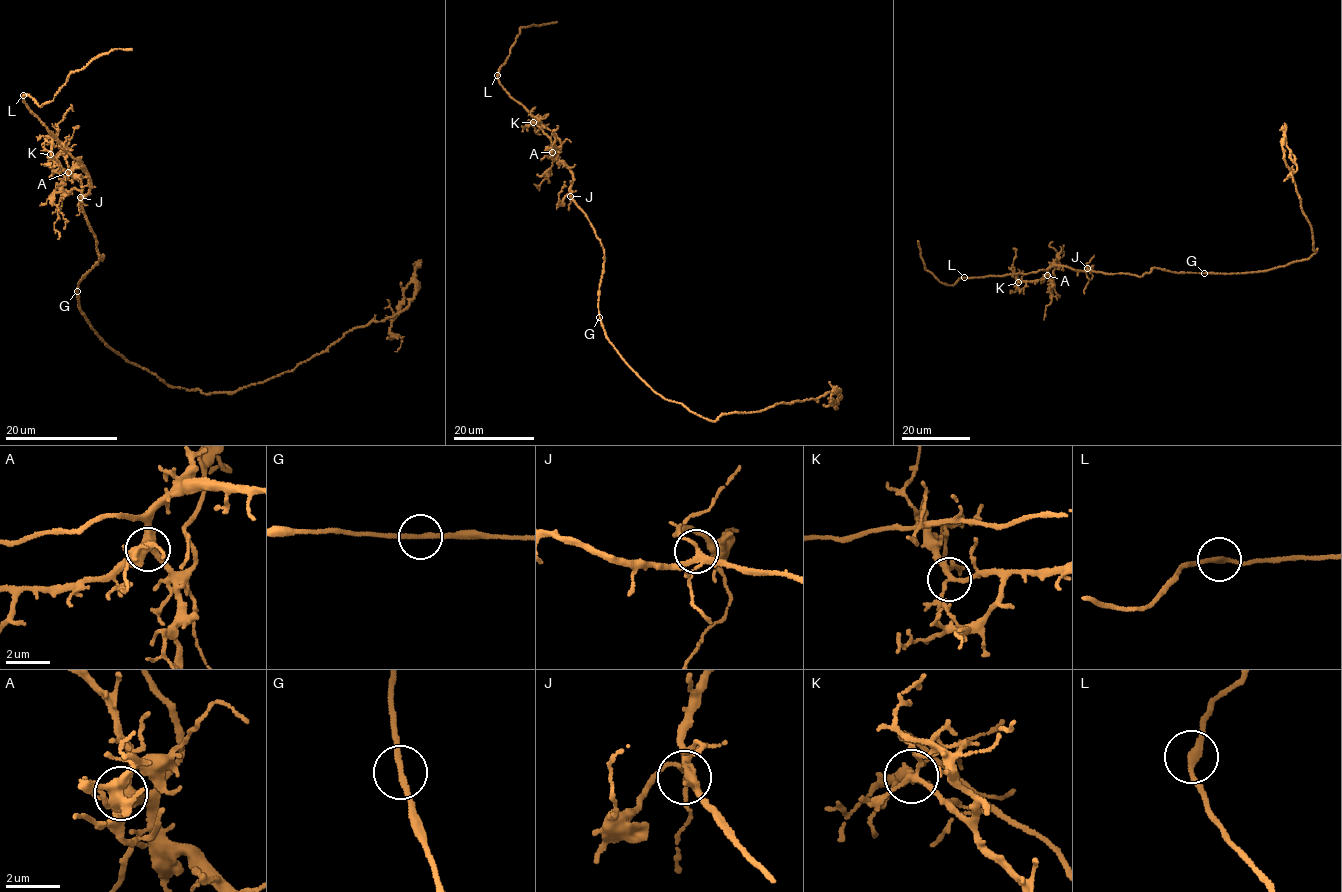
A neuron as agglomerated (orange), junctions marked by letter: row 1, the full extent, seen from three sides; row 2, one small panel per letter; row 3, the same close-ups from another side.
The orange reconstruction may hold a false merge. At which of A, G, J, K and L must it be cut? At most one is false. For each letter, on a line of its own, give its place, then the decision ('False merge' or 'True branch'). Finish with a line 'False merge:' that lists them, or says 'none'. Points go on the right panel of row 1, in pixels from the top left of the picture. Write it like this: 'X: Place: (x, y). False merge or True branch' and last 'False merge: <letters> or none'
A: Place: (1047, 275). True branch
G: Place: (1204, 273). True branch
J: Place: (1087, 268). True branch
K: Place: (1018, 282). True branch
L: Place: (964, 277). True branch
False merge: none

